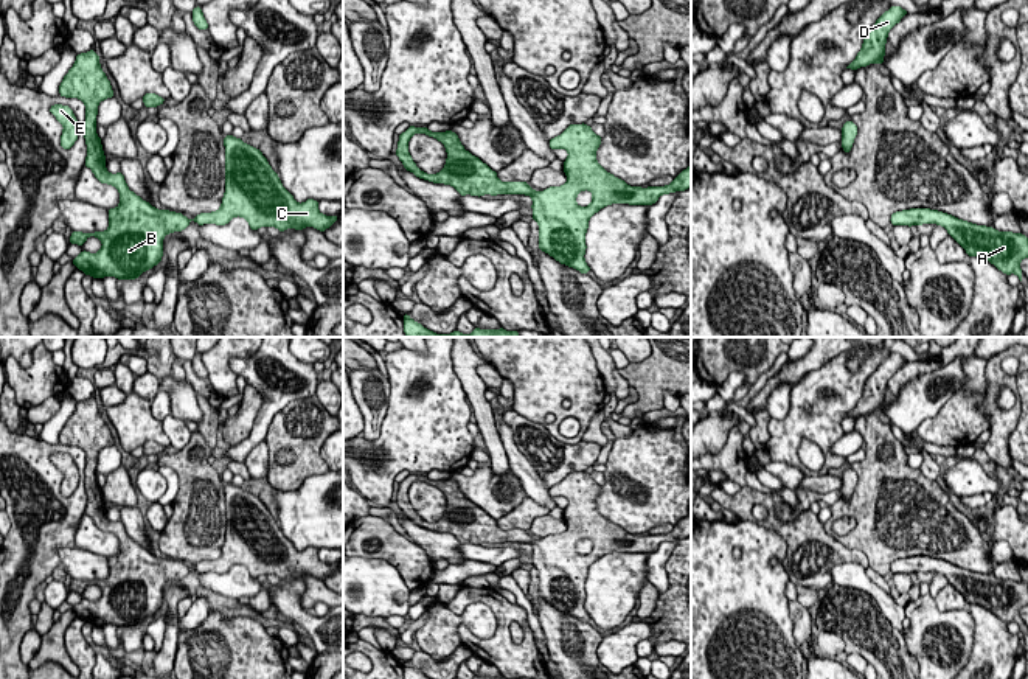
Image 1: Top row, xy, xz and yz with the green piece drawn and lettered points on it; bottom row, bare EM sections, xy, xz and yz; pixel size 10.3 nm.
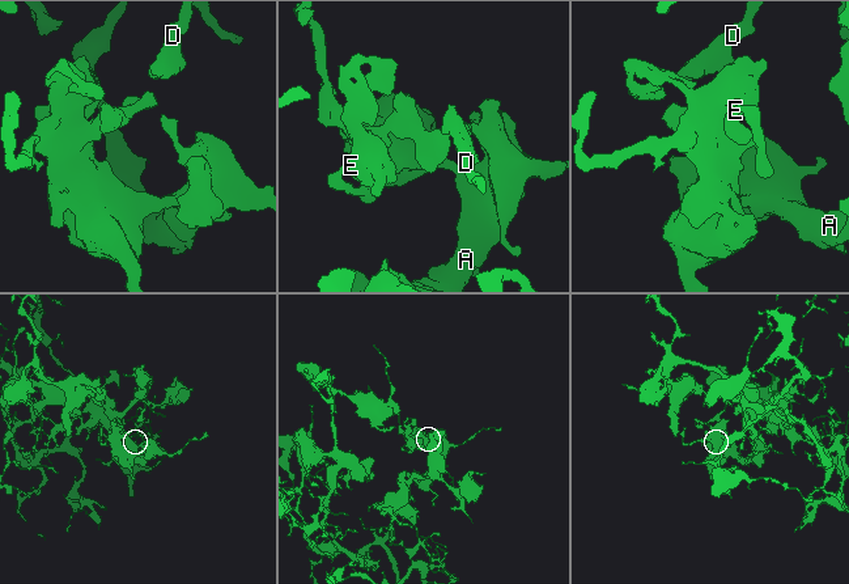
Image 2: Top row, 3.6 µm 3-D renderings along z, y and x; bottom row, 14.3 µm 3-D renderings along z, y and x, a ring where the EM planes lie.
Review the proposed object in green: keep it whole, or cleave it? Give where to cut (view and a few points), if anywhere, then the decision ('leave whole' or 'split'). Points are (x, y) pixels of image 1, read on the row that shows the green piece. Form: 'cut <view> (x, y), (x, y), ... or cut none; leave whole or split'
cut none; leave whole

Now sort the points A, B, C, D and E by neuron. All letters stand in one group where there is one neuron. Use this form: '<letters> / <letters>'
A B C D E

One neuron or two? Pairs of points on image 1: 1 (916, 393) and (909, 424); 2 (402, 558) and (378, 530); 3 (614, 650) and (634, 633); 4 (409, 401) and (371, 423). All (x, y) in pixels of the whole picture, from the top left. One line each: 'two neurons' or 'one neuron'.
1: one neuron
2: one neuron
3: one neuron
4: two neurons

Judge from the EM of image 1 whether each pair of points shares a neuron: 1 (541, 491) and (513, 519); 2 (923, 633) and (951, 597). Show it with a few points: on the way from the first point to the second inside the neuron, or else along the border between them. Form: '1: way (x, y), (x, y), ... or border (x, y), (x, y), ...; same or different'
1: border (527, 494), (548, 510); different
2: border (934, 598), (940, 611), (965, 609); different

